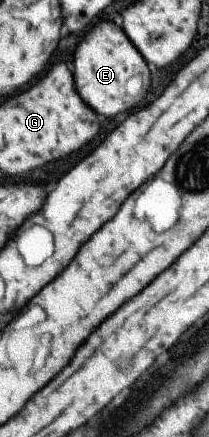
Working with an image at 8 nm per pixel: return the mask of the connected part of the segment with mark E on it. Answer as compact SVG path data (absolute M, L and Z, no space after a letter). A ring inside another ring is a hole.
M101 21L91 27L73 53L73 81L79 97L97 115L107 119L131 111L149 89L149 71L143 57L131 45L120 27L111 21ZM131 89L131 93L127 91Z

